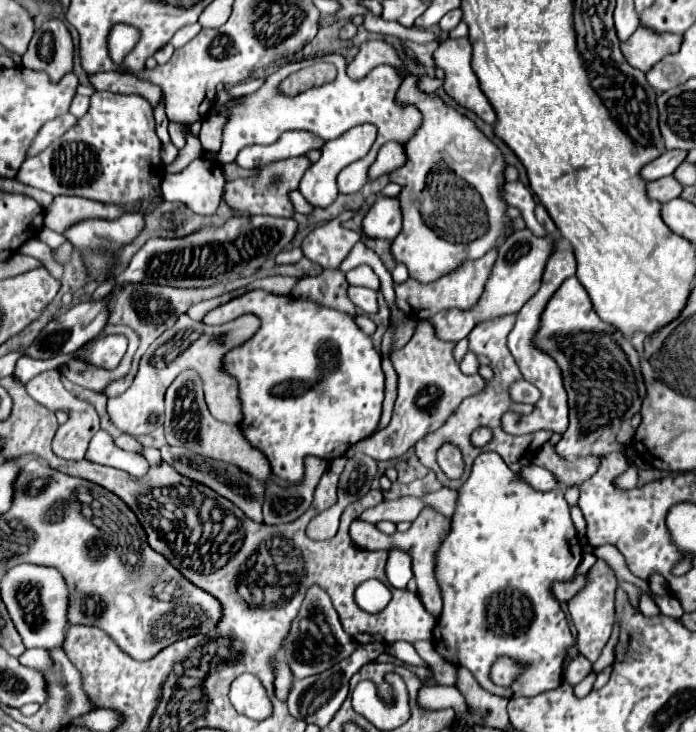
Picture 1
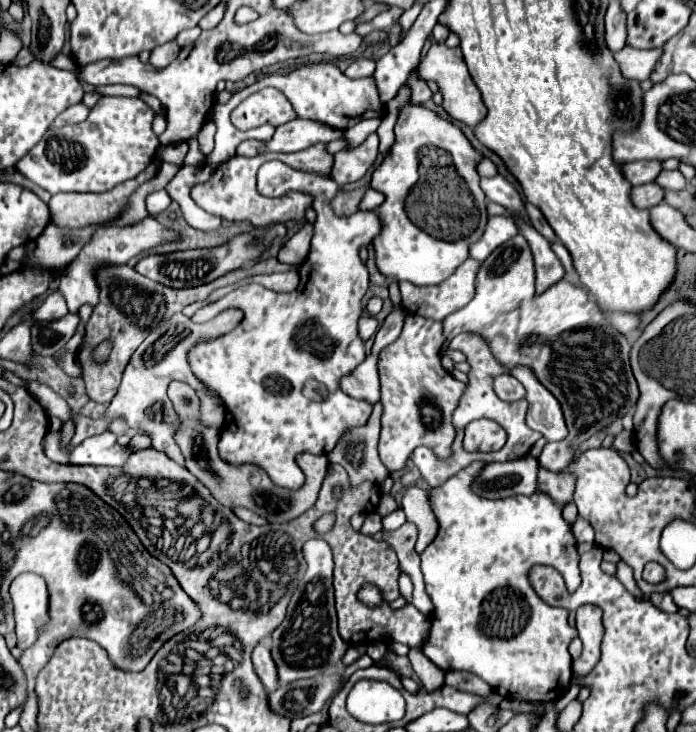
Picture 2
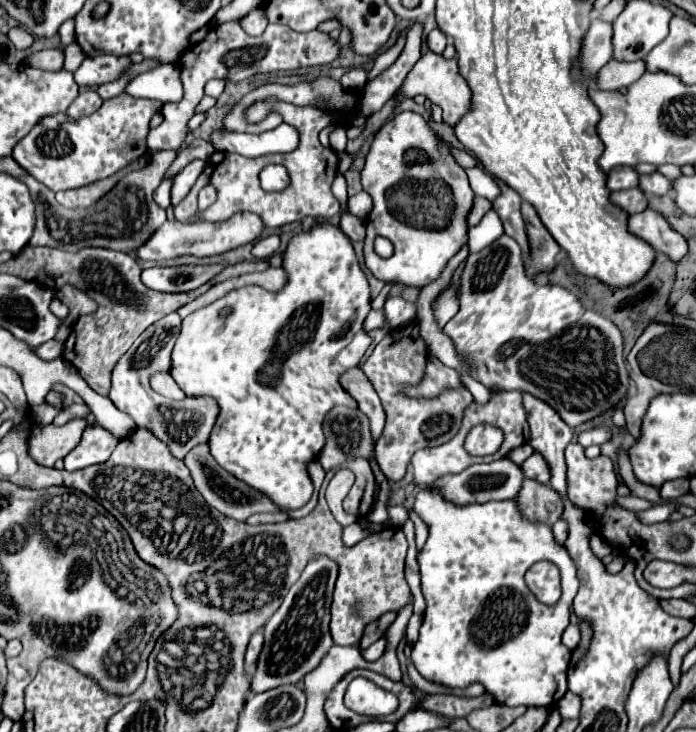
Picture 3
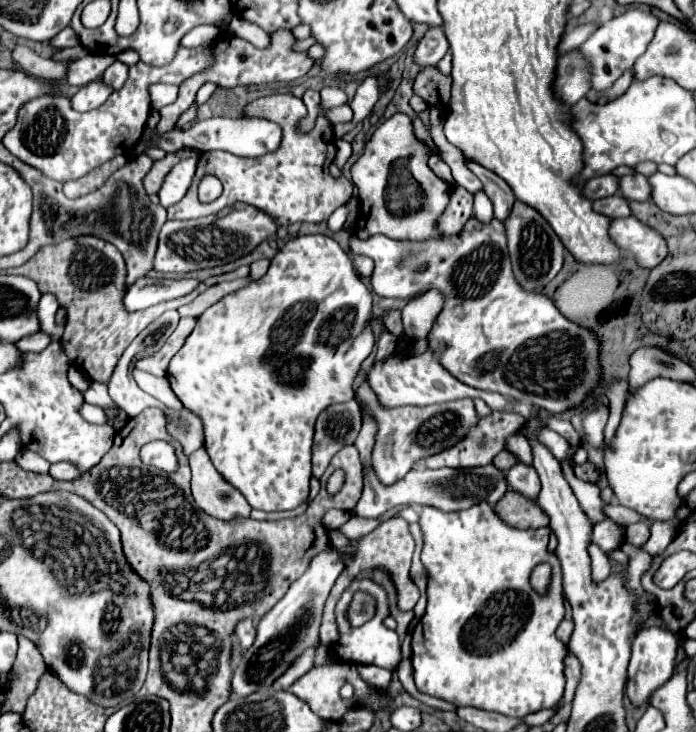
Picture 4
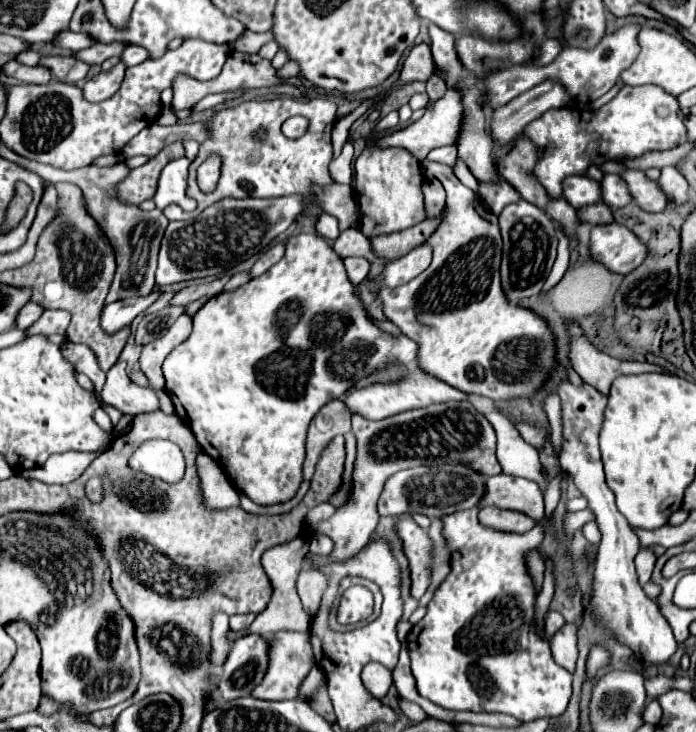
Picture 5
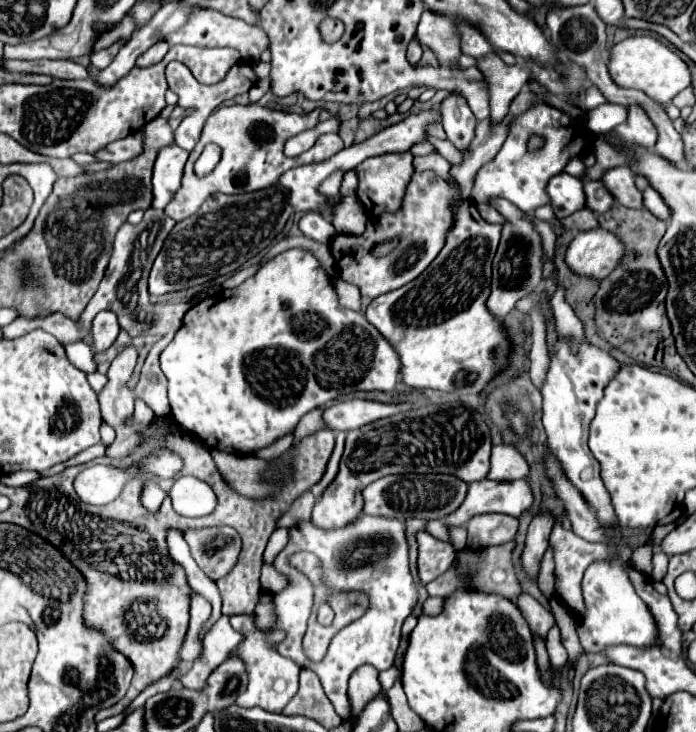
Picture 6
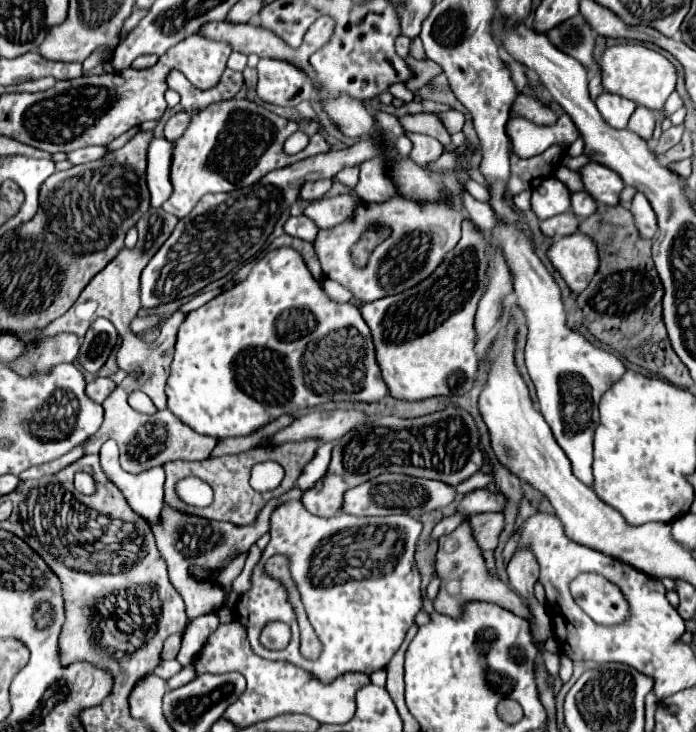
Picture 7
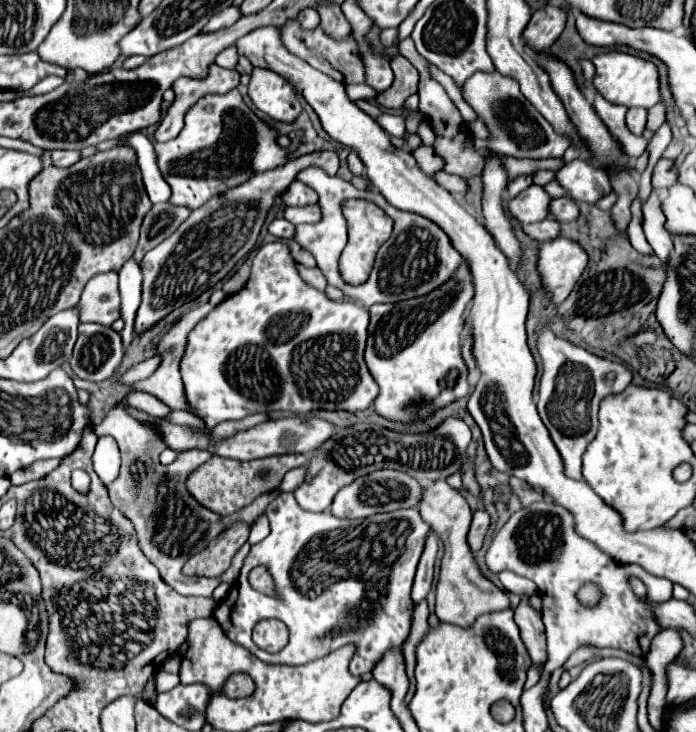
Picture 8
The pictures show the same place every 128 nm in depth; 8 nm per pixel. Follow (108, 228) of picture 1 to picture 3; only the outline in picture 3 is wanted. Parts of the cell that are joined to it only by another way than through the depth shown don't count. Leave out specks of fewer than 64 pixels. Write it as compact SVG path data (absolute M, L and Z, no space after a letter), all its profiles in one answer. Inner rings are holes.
M236 214L232 216L228 222L164 222L164 226L160 226L160 230L156 230L152 234L152 238L148 238L148 242L144 242L144 246L138 246L134 250L134 256L140 260L162 260L162 258L174 258L174 256L182 256L182 254L194 254L194 256L214 256L214 254L222 254L226 250L232 250L240 244L252 242L256 236L260 236L260 232L264 230L262 220L256 214ZM62 286L56 292L56 298L68 306L68 318L64 320L68 326L72 326L76 322L76 318L84 316L84 314L92 314L96 310L96 304L92 302L90 296L86 296L84 292L76 290L76 286Z

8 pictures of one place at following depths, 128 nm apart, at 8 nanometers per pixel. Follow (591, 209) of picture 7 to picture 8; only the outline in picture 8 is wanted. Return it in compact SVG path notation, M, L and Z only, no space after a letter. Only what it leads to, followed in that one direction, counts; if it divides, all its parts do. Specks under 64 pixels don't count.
M556 198L550 204L550 210L552 210L552 216L560 222L572 222L580 216L580 208L576 202L572 202L572 198Z

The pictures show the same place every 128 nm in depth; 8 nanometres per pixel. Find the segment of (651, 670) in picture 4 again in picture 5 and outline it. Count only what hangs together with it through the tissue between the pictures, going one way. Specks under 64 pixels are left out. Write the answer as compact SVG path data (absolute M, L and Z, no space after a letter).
M560 384L558 394L562 400L562 418L564 418L564 450L560 456L560 466L574 478L576 486L588 498L588 508L596 514L596 522L602 532L590 598L594 614L598 614L602 624L610 628L618 636L618 640L622 640L622 644L626 644L636 654L640 662L656 666L666 664L678 650L678 642L674 640L674 634L666 618L660 614L658 604L650 600L638 584L634 558L640 550L640 542L632 532L632 528L628 526L628 520L616 510L614 494L604 482L598 436L600 422L604 422L604 406L608 398L588 384L584 384L584 388Z

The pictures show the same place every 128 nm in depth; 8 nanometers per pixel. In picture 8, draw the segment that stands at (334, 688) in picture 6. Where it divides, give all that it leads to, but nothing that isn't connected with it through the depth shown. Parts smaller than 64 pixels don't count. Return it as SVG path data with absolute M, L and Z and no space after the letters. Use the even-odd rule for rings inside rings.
M284 492L278 498L274 498L266 508L266 518L270 520L270 534L260 542L254 544L250 554L244 560L244 568L240 572L240 578L228 592L228 596L220 602L220 606L214 612L214 620L220 624L224 634L232 640L242 644L246 650L250 650L256 658L268 664L308 664L312 660L328 656L332 650L354 644L356 652L350 660L350 672L354 676L362 676L380 662L380 658L394 648L400 648L410 632L412 626L412 582L416 574L416 564L420 560L424 538L430 532L430 526L420 518L420 512L416 508L410 510L396 510L386 514L374 514L364 520L356 520L356 570L352 570L352 520L348 518L336 518L332 512L306 512L298 506L294 494ZM264 564L274 582L276 592L280 598L264 596L256 592L248 582L248 572L254 566ZM378 574L378 580L376 580ZM350 576L350 578L340 578ZM368 594L378 594L376 600L368 598ZM342 606L342 608L340 608ZM340 610L344 612L340 618ZM264 618L278 618L282 620L290 630L290 640L286 648L282 648L278 654L262 652L252 642L252 628L256 622Z

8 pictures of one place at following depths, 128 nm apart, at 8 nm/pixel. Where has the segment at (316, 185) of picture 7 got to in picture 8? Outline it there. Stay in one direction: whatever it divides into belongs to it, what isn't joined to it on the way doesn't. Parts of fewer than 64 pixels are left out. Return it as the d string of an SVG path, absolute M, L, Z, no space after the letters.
M294 180L288 190L282 194L282 200L286 202L286 206L308 206L308 204L316 204L318 202L318 194L306 186L300 180Z

